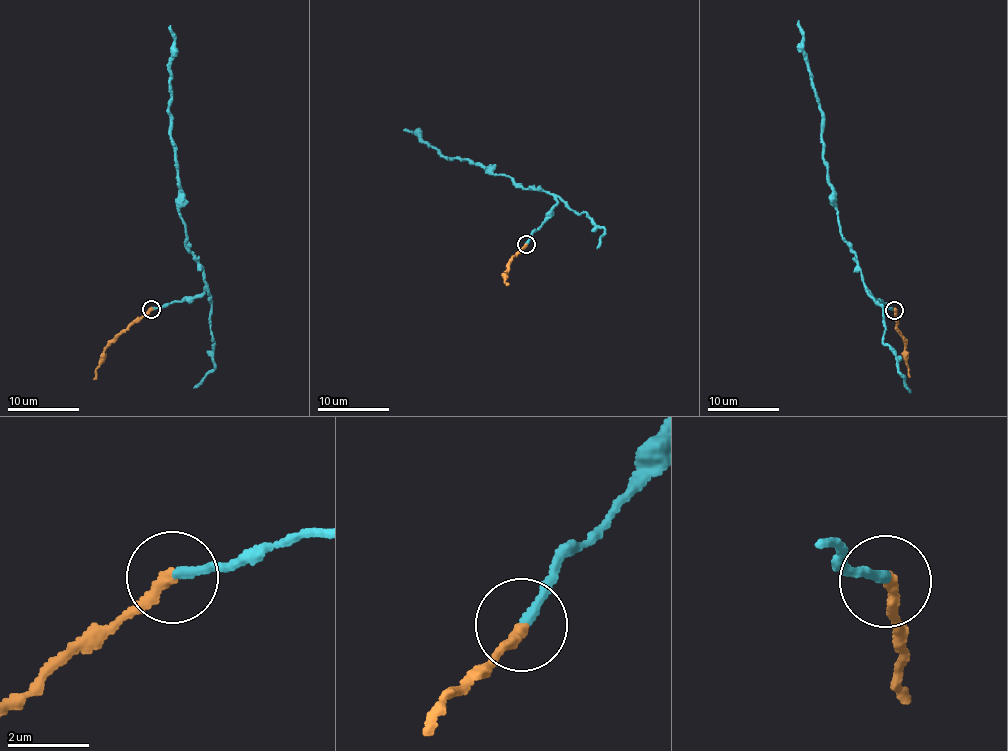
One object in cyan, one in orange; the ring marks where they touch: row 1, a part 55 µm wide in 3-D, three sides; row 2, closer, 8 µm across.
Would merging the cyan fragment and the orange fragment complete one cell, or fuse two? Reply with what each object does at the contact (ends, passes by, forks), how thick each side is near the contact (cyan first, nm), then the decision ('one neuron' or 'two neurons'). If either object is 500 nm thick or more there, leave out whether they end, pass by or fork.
cyan ends there; orange ends there; 220 nm thick on the cyan side, 300 nm on the other; one neuron

